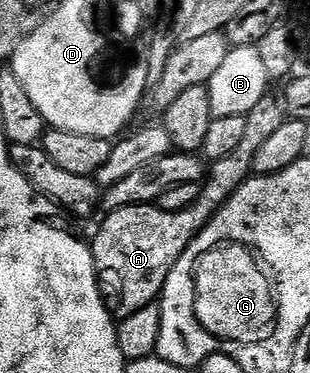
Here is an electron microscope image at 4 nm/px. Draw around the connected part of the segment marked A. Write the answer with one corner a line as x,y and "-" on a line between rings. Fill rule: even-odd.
267,93
263,97
263,101
259,101
259,105
255,105
253,112
245,116
247,129
241,144
228,157
219,157
212,160
211,174
204,180
201,196
194,201
191,207
184,207
182,211
165,211
162,207
156,205
140,203
123,209
115,209
104,216
106,219
102,221
97,236
91,239
91,246
93,249
93,264
97,270
97,284
101,290
105,308
108,309
114,320
120,321
131,317
131,313
143,309
143,305
158,302
161,290
165,288
165,282
175,265
175,261
179,261
179,257
185,252
190,241
208,225
210,219
225,204
226,199
231,198
250,179
253,175
255,152
261,148
263,141
268,141
277,132
279,125
283,125
286,118
287,108
284,102
278,96
276,99
273,93

